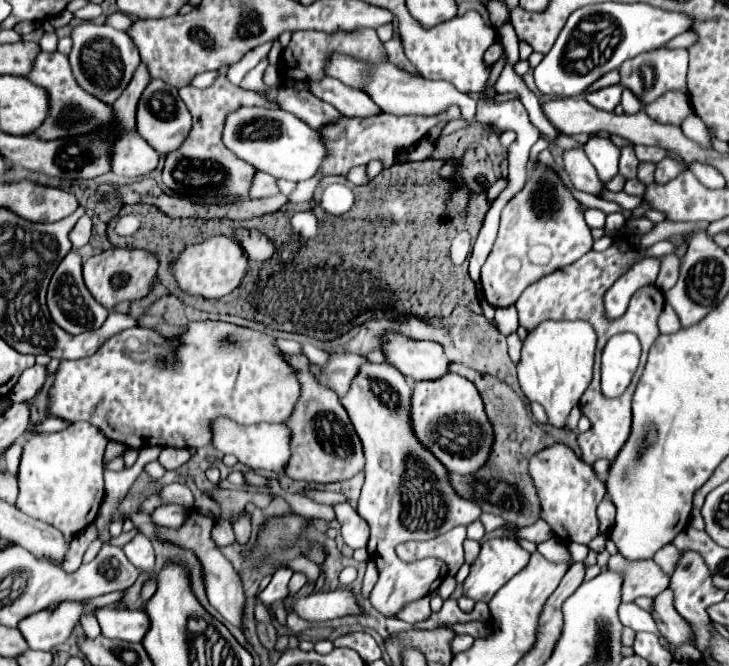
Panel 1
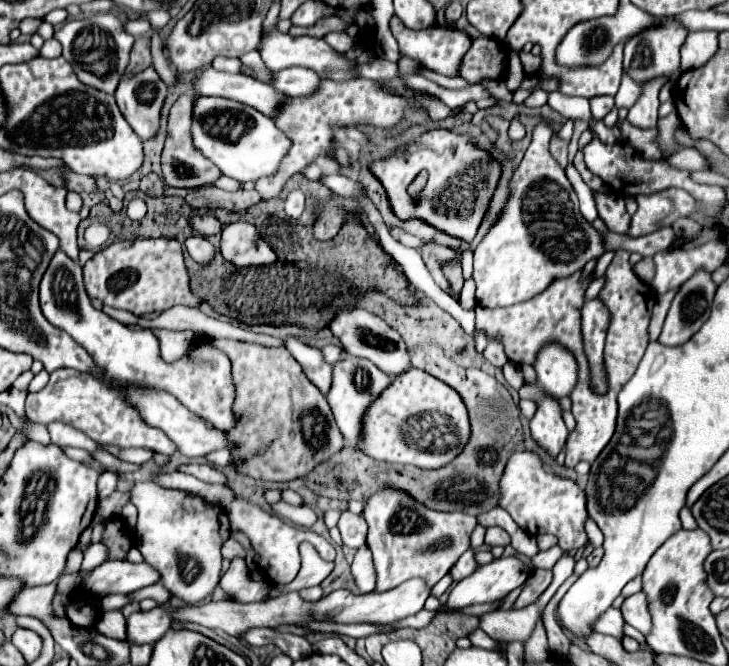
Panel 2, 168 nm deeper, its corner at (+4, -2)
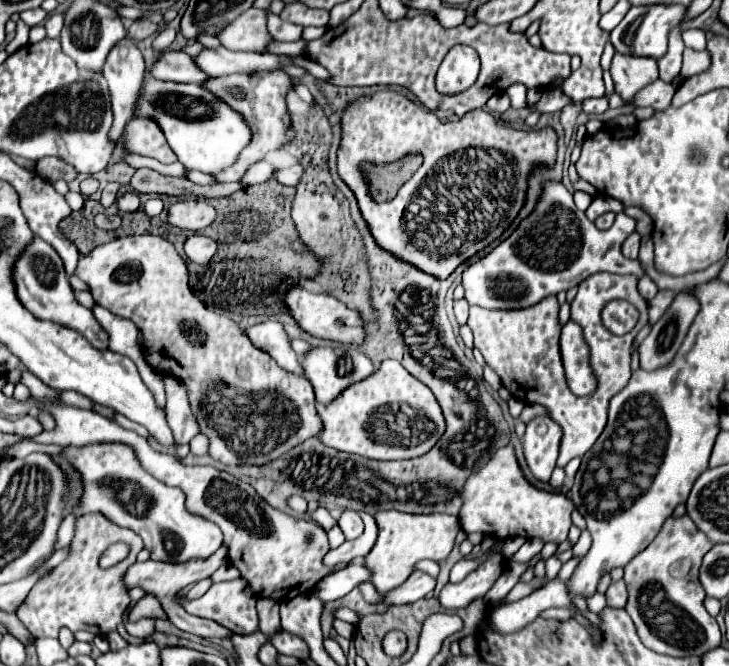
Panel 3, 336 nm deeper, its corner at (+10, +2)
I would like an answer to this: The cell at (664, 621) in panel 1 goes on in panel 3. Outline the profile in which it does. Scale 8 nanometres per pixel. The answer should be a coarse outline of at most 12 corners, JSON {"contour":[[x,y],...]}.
{"contour":[[623,580],[611,582],[607,604],[611,608],[627,606],[627,586]]}

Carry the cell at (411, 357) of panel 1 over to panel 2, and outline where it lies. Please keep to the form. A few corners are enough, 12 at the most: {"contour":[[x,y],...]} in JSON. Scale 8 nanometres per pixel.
{"contour":[[341,310],[341,346],[389,376],[409,368],[403,338],[373,312]]}

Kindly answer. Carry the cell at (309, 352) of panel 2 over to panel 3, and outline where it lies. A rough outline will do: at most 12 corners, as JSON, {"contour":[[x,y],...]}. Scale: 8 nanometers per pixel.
{"contour":[[281,322],[251,326],[251,342],[285,370],[303,376],[301,360]]}

